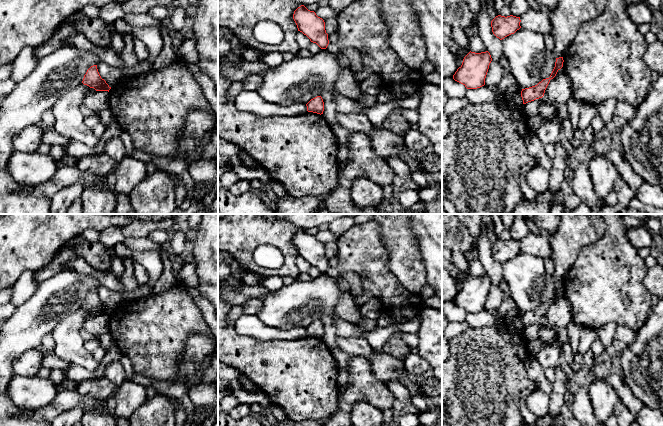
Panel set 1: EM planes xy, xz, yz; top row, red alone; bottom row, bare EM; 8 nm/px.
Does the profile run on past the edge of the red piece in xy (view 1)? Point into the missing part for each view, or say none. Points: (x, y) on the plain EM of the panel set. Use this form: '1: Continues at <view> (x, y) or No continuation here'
1: No continuation here

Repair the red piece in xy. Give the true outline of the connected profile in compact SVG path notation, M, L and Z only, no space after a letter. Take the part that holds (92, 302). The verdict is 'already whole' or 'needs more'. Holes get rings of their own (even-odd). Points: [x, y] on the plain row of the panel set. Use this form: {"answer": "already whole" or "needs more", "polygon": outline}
{"answer": "already whole", "polygon": "M93 289L87 294L82 307L89 310L90 312L94 312L96 315L109 316L109 314L111 313L106 305L101 302L97 293L97 289Z"}

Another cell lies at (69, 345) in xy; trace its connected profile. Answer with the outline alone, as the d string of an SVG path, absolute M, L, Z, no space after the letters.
M81 306L59 321L51 333L55 341L53 352L57 357L74 362L89 371L95 371L98 368L99 362L86 350L85 340L80 335L85 321L95 315L94 312Z

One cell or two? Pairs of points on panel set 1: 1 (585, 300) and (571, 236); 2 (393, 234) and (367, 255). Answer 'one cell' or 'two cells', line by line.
1: two cells
2: two cells

